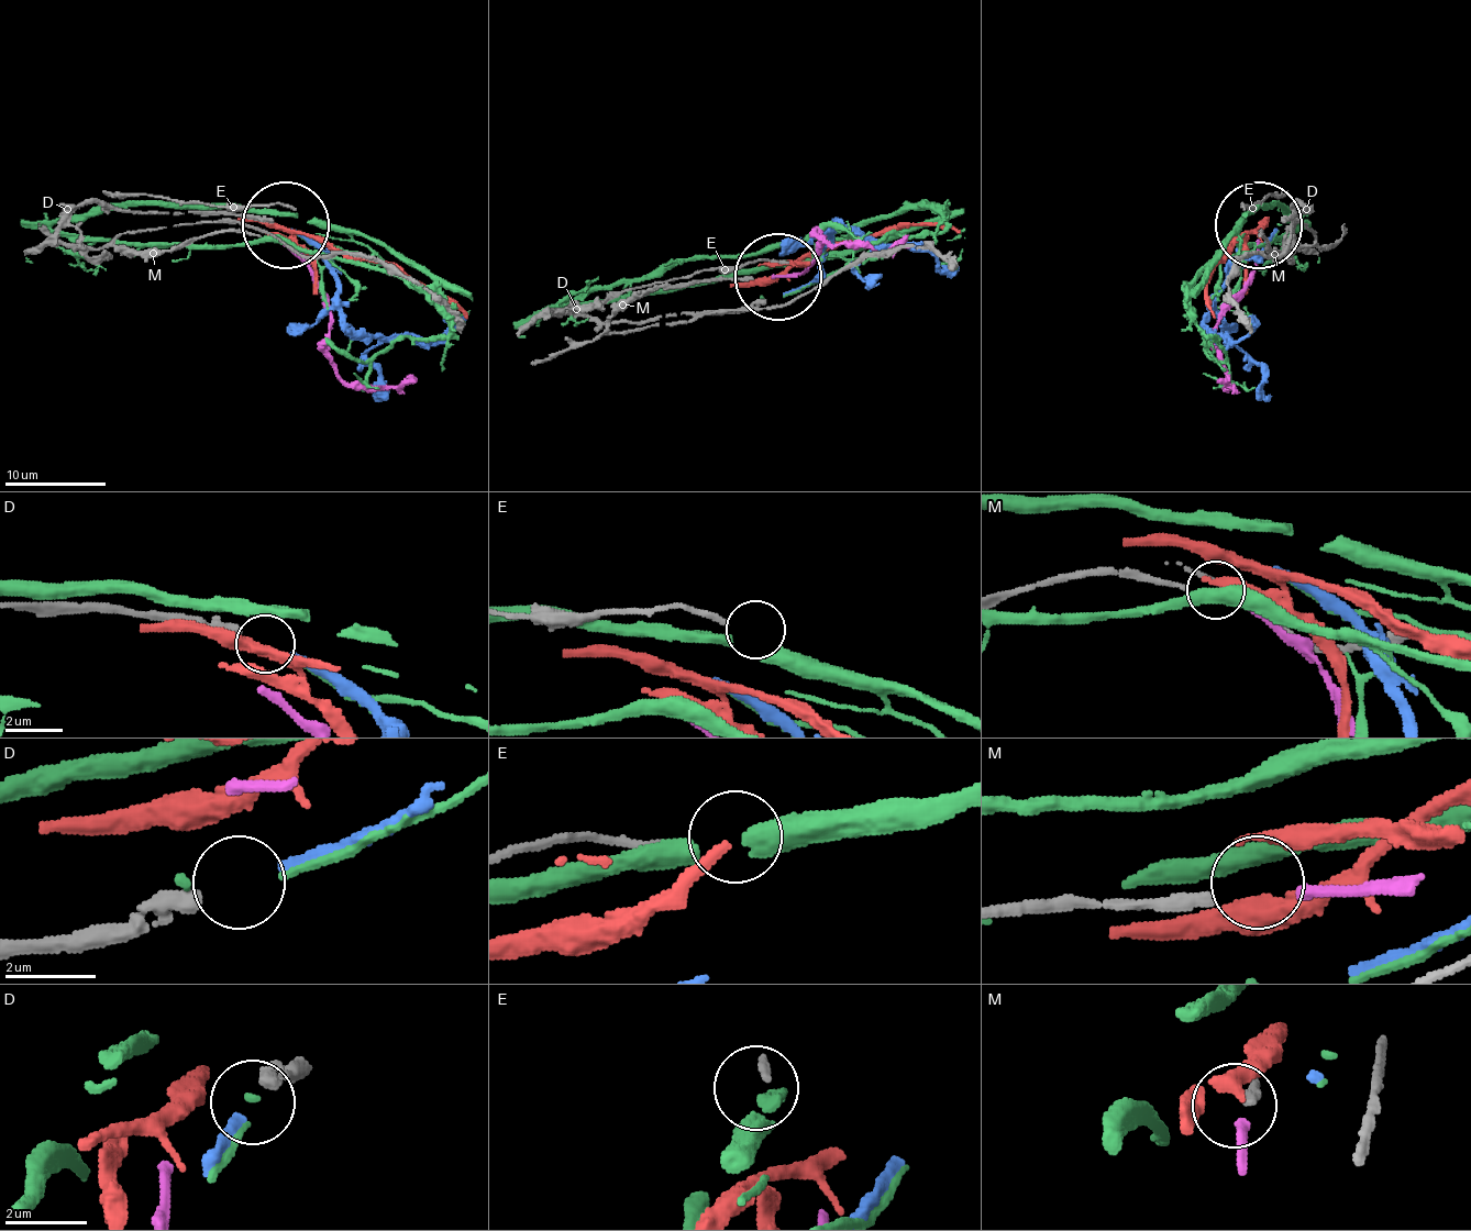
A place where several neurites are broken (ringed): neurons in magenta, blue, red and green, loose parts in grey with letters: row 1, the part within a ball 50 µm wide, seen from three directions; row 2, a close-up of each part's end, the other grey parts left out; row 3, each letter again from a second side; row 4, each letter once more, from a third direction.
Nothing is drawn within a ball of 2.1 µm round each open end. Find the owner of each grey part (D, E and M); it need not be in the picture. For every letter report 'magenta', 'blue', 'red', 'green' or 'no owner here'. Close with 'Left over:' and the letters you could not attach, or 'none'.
D: blue
E: no owner here
M: magenta
Left over: E

